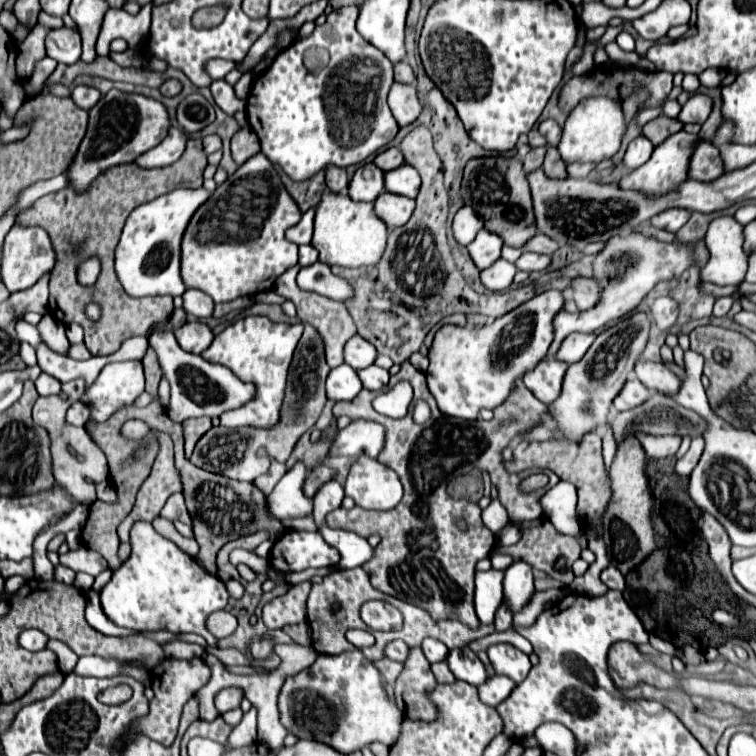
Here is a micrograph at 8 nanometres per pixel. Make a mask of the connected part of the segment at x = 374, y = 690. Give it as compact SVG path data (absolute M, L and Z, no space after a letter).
M360 650L338 656L318 656L308 670L284 682L278 708L280 720L288 732L298 738L330 744L342 754L362 750L372 742L394 746L400 738L404 720L402 710L384 690L380 670L366 660Z

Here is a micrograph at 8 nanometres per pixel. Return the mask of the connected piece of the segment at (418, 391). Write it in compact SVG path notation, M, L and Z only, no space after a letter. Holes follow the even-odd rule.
M410 362L402 364L402 370L396 376L392 376L390 386L398 384L400 380L410 382L414 388L414 400L404 418L394 420L374 412L372 400L376 398L376 394L370 390L362 390L358 398L350 402L336 402L334 416L336 418L348 416L350 420L366 418L386 428L386 440L378 460L388 468L392 468L402 478L402 486L404 486L402 502L388 512L364 510L358 506L354 506L352 510L338 508L332 514L328 514L326 524L330 528L346 528L358 532L360 536L370 536L370 534L382 536L382 542L376 546L374 562L362 566L370 574L370 580L374 582L376 590L430 610L430 614L434 614L434 620L458 618L460 622L466 622L466 626L478 628L480 622L474 612L476 562L488 558L488 554L494 550L496 536L482 524L478 504L470 500L450 498L446 486L454 476L468 474L472 468L478 468L489 472L491 481L499 481L499 488L502 484L514 482L518 484L516 486L518 494L523 494L519 489L520 482L532 473L543 472L549 478L543 491L545 494L559 482L558 476L550 470L541 469L528 469L518 474L508 473L504 468L502 450L510 444L512 438L544 422L550 408L542 404L528 389L526 392L516 392L513 389L508 398L493 409L494 416L490 422L486 420L468 422L468 420L444 416L436 408L424 372L416 370ZM416 400L426 400L432 410L432 418L424 426L416 426L412 422L412 406ZM458 516L468 520L468 532L460 532L456 528L454 520Z

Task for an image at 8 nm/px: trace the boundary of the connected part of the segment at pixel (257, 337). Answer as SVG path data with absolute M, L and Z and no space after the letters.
M248 316L228 326L222 334L218 334L212 346L202 352L202 358L208 362L222 364L230 368L242 382L250 382L256 386L256 396L242 408L232 410L220 416L220 424L226 428L242 428L252 426L260 430L274 428L282 418L282 404L286 398L286 378L292 362L292 354L296 350L296 342L302 336L304 326L298 324L278 324L264 316Z

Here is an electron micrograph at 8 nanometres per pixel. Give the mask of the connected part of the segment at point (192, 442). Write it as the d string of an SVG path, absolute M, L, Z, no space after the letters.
M194 418L194 420L186 421L188 427L183 427L185 439L185 455L188 460L192 456L192 450L196 446L198 440L206 434L206 430L210 430L212 422L208 418Z

